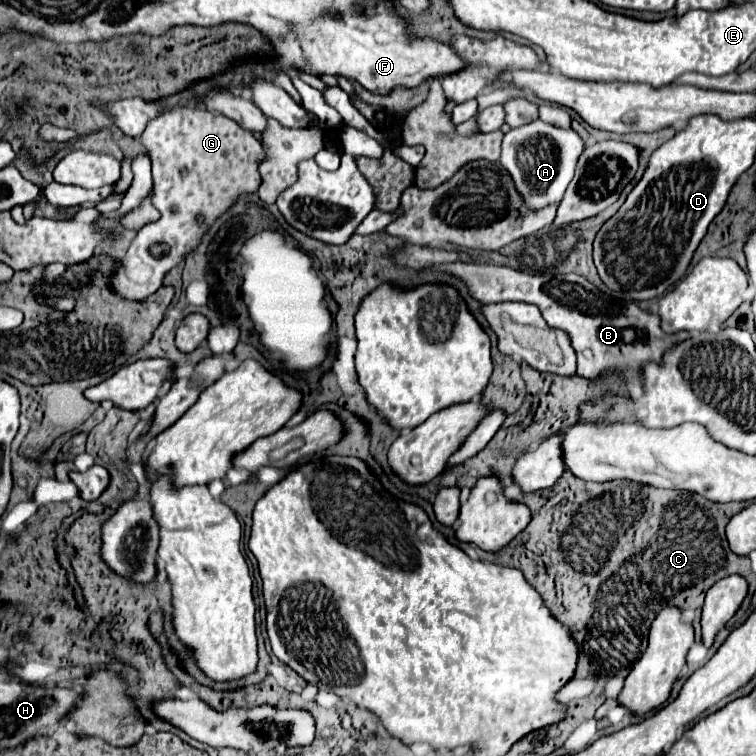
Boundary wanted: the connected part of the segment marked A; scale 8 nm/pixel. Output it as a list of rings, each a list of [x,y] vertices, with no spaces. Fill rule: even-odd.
[[[536,120],[536,122],[530,122],[528,126],[512,128],[504,136],[500,164],[512,176],[514,186],[524,200],[524,206],[530,212],[538,212],[562,200],[582,150],[584,150],[584,142],[572,128],[560,130],[556,126],[548,126],[542,120]]]

